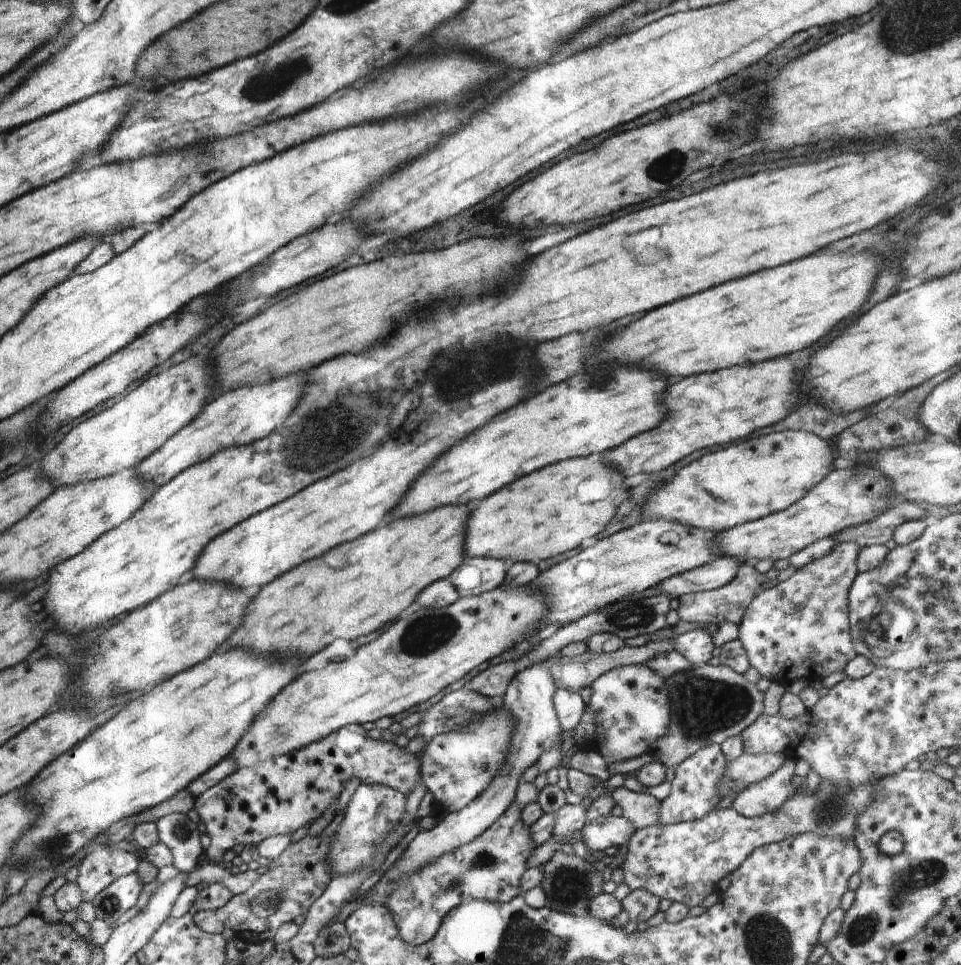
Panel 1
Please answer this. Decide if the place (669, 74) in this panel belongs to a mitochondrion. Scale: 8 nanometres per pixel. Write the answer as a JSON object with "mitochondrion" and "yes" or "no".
{"mitochondrion":"no"}

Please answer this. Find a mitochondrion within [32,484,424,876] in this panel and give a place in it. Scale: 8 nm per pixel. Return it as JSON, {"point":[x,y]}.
{"point":[181,831]}

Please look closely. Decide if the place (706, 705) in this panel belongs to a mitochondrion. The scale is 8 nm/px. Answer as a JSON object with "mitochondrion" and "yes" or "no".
{"mitochondrion":"yes"}

